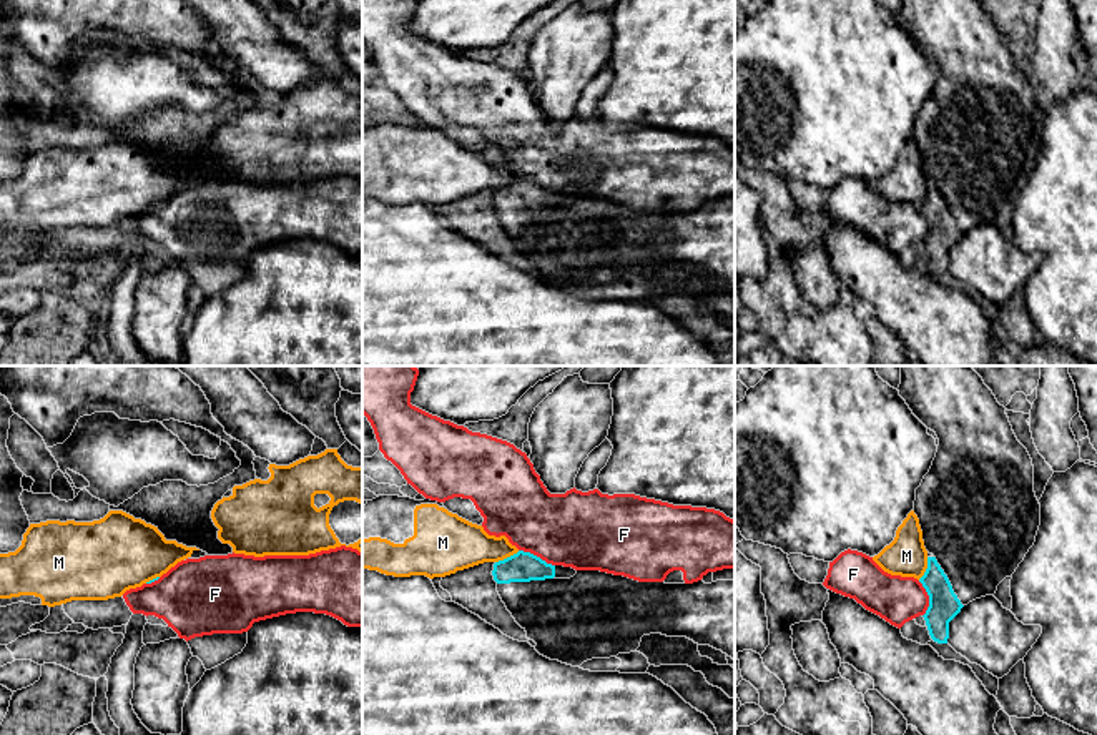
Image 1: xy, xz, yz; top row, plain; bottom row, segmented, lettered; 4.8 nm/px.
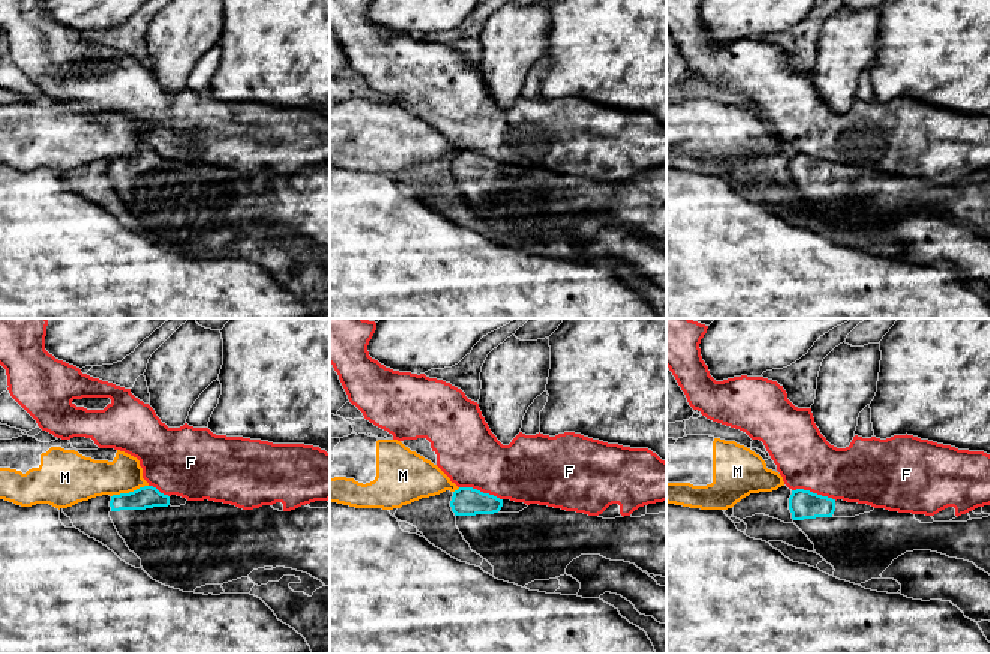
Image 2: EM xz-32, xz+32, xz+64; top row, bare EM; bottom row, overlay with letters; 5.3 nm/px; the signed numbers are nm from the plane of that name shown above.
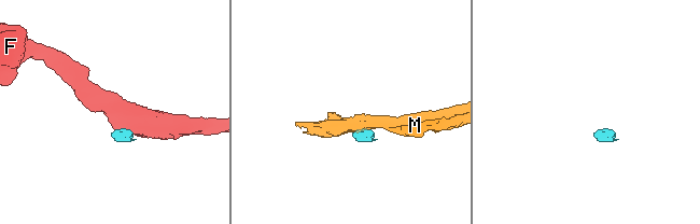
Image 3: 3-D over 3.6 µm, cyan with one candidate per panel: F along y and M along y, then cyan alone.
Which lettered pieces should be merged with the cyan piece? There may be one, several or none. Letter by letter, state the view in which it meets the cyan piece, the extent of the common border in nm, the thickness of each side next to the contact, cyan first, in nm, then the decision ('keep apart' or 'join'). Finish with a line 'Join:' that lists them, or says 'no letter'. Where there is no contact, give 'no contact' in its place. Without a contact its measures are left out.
F: contact in xz; length 190 nm; calibres 140 and 380 nm; keep apart
M: contact in xz; length 130 nm; calibres 140 and 240 nm; keep apart
Join: no letter

